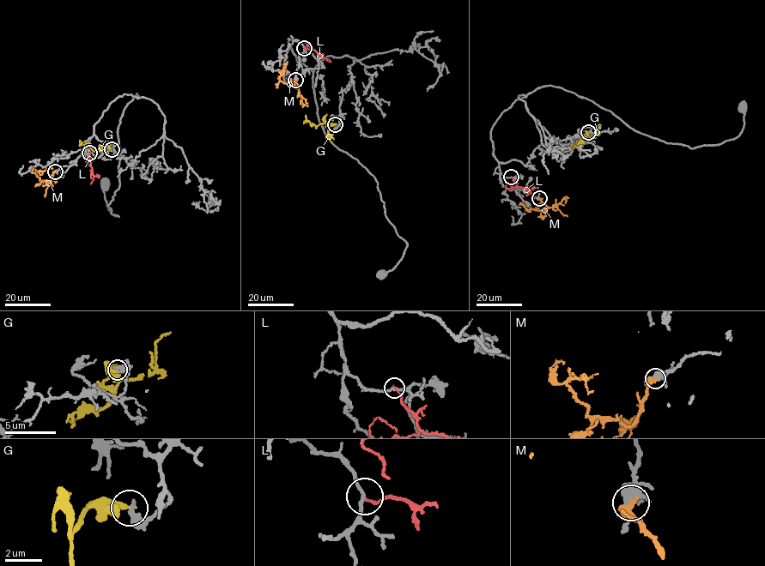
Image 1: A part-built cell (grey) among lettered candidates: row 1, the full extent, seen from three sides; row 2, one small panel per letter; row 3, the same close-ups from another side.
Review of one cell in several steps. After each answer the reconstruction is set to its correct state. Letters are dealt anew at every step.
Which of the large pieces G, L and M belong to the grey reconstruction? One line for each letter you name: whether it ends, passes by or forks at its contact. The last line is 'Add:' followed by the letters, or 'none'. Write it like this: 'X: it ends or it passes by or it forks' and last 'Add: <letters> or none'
Add: none

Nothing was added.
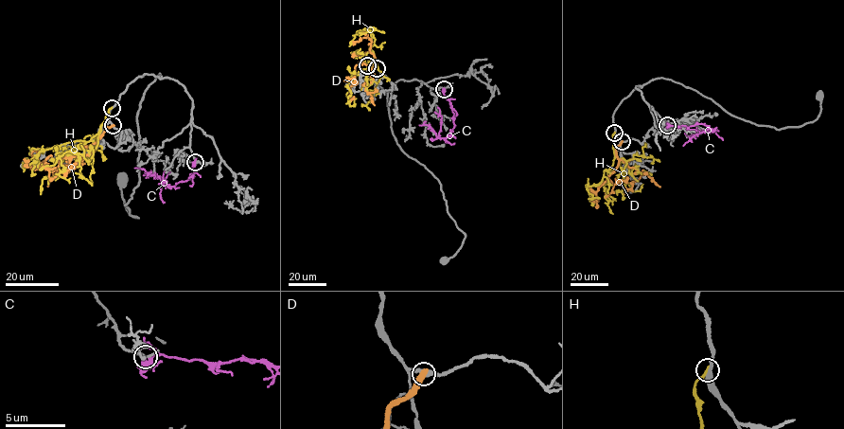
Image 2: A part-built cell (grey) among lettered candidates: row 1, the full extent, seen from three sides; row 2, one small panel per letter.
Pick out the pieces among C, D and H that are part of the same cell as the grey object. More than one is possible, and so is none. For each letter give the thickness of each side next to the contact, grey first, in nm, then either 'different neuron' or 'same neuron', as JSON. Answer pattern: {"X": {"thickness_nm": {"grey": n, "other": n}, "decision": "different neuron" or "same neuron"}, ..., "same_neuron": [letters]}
{"C": {"thickness_nm": {"grey": 170, "other": 360}, "decision": "different neuron"}, "D": {"thickness_nm": {"grey": 360, "other": 380}, "decision": "different neuron"}, "H": {"thickness_nm": {"grey": 280, "other": 280}, "decision": "different neuron"}, "same_neuron": []}

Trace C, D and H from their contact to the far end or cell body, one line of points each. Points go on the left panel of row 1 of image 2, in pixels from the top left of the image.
C: (195, 162), (192, 165), (193, 177), (170, 187), (159, 176), (167, 181), (159, 187)
D: (113, 125), (88, 154), (56, 160), (50, 155), (39, 168), (33, 151)
H: (111, 107), (97, 145), (90, 150), (90, 163), (70, 151), (60, 156), (63, 169), (59, 175), (68, 180)

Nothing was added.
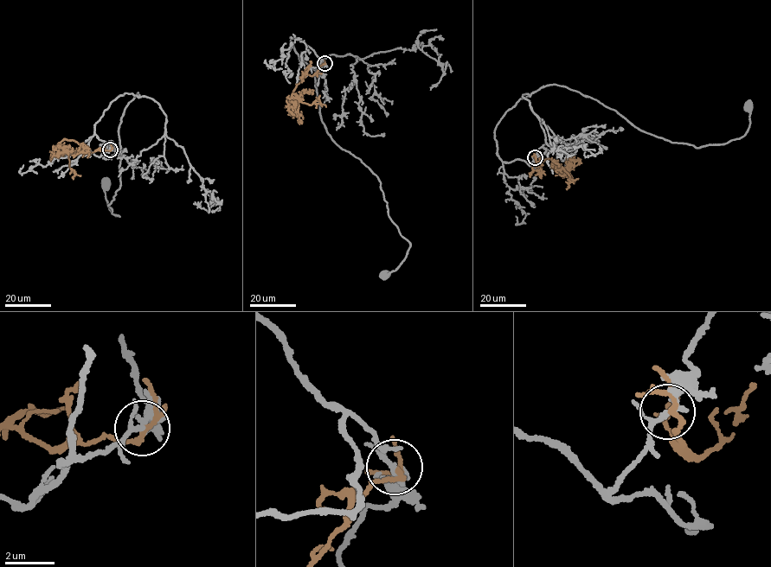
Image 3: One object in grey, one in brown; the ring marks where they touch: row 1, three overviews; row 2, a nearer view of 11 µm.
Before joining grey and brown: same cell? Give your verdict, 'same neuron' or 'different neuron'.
different neuron

